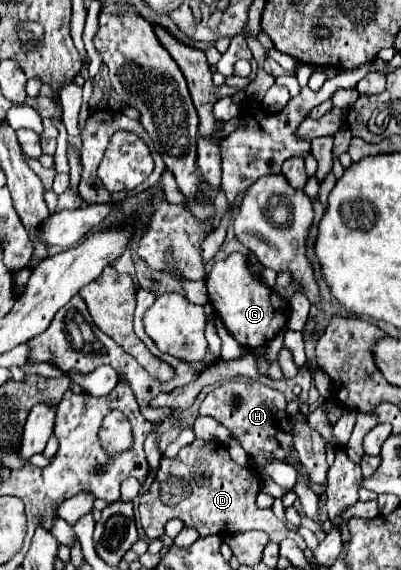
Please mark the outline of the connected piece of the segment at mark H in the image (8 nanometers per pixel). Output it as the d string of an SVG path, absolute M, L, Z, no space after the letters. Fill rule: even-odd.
M231 381L231 383L223 383L215 391L211 391L205 397L205 401L201 403L199 413L211 415L219 423L223 423L223 427L227 427L231 431L231 435L241 443L241 447L245 449L247 455L251 455L251 457L271 455L273 459L289 463L291 467L295 467L299 473L297 473L297 485L293 491L297 493L303 511L315 519L319 497L317 497L317 493L311 491L307 477L301 473L301 463L297 459L297 451L293 449L293 421L287 415L285 407L287 407L287 399L277 389L271 389L259 381L251 381L251 383ZM277 431L283 431L285 437L275 437Z

